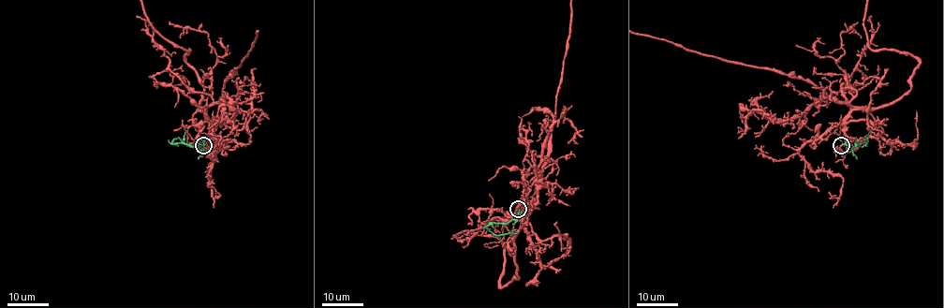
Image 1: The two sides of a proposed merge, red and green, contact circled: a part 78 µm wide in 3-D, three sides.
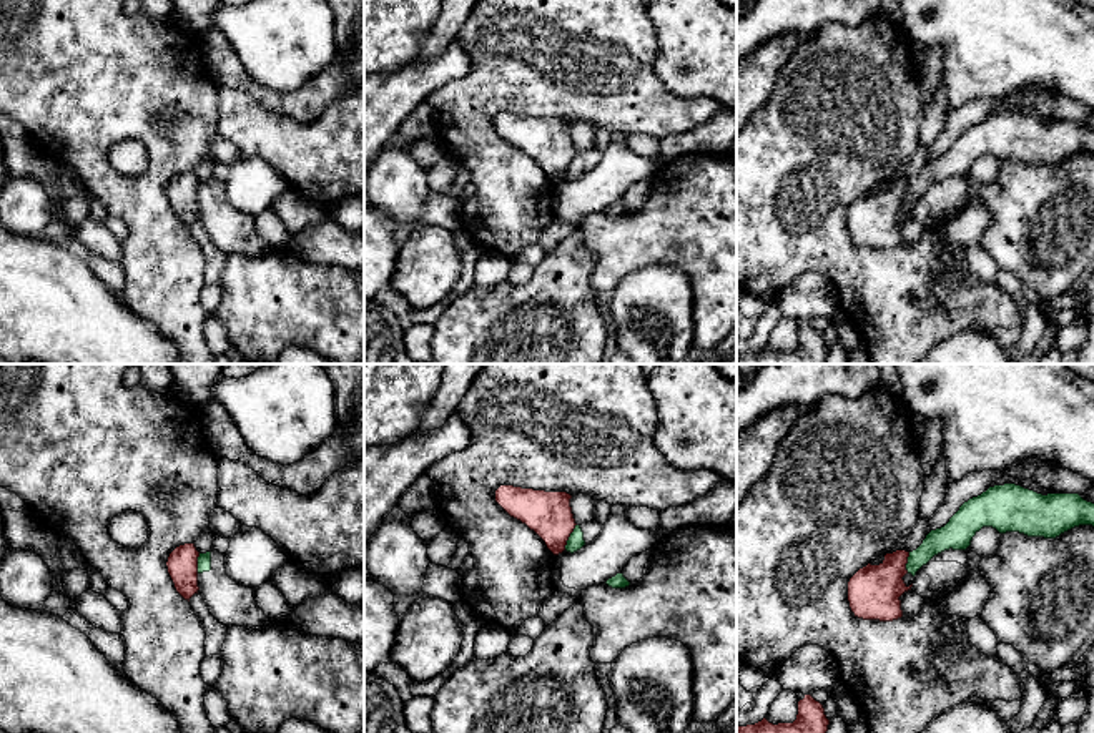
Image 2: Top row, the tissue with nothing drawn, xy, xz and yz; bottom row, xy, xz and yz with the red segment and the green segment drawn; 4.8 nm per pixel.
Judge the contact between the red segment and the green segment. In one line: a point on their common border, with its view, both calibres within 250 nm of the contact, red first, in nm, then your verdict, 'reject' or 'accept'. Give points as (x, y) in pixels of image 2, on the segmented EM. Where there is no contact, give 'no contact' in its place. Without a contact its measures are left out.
meets red in xz at (569, 536); 220 nm thick on the red side, 80 nm on the other; reject

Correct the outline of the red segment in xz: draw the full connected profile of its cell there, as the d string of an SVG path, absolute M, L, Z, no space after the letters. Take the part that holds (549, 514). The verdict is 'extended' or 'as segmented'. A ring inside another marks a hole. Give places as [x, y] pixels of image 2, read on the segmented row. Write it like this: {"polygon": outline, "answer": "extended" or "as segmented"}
{"polygon": "M500 485L495 490L495 502L514 519L534 530L559 555L565 550L567 540L575 529L570 507L572 495L567 492L545 492Z", "answer": "as segmented"}

